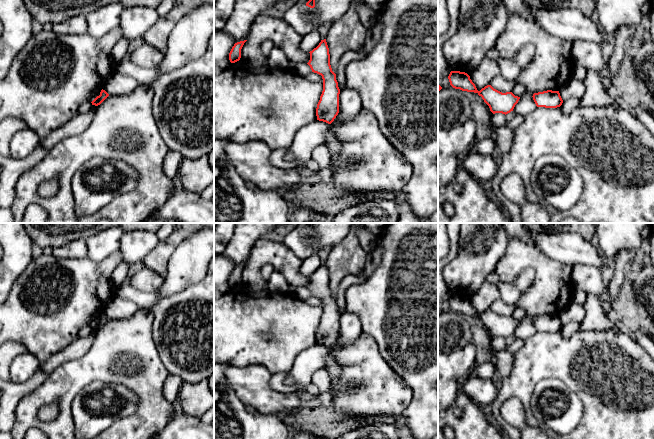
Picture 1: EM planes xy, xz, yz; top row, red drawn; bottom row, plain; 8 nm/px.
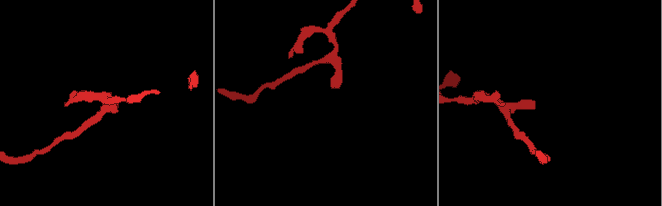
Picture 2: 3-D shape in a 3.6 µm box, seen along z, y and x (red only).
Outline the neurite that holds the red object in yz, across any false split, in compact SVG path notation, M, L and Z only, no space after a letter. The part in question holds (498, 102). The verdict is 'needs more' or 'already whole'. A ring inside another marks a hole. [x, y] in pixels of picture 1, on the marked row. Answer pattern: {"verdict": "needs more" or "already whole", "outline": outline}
{"verdict": "already whole", "outline": "M451 71L448 79L453 88L474 92L481 96L493 114L502 113L506 115L510 113L520 99L520 97L515 96L512 92L502 93L491 85L487 85L478 91L470 76L465 72Z"}

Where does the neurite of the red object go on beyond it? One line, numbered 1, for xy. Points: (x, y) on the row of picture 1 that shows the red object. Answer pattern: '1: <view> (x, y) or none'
1: none

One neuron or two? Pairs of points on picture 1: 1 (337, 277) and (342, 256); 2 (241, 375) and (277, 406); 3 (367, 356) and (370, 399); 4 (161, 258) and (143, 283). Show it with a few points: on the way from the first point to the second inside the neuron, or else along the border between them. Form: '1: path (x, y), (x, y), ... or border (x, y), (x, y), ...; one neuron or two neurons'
1: path (337, 272), (341, 261); one neuron
2: path (251, 384), (255, 388), (267, 391), (272, 396); one neuron
3: path (367, 367), (367, 384), (370, 388); one neuron
4: border (144, 266), (163, 276); two neurons

